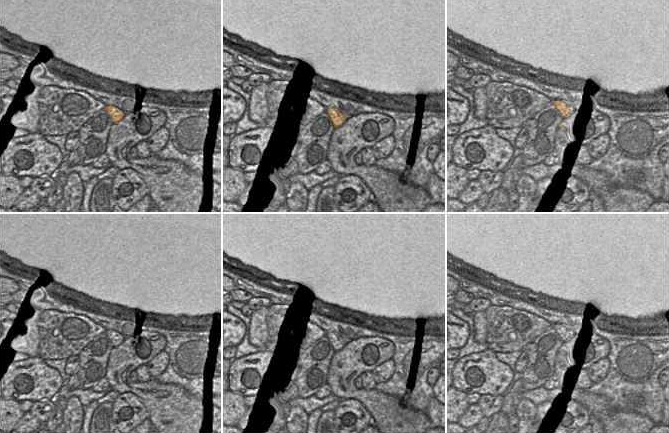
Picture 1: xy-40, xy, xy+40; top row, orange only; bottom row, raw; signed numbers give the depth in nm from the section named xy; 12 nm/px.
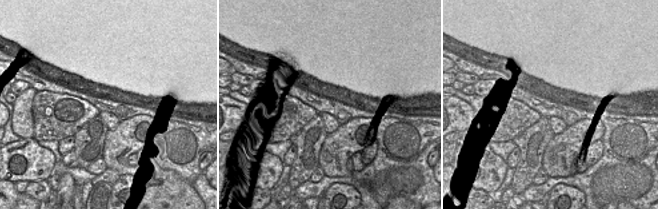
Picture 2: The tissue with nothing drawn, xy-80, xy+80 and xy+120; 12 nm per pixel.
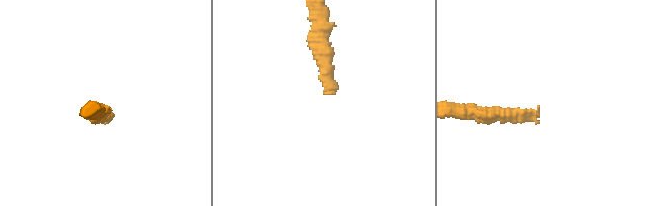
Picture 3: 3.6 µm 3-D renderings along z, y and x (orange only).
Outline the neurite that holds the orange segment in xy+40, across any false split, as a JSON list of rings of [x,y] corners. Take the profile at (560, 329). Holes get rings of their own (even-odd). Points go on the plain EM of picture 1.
[[[554,325],[548,330],[548,332],[557,338],[557,350],[562,350],[570,344],[569,330],[563,325]]]

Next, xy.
[[[328,332],[327,337],[331,341],[334,352],[341,350],[346,345],[346,341],[343,339],[343,337],[335,332]]]

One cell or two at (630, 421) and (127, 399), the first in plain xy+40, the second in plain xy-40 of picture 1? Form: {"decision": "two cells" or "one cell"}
{"decision": "two cells"}

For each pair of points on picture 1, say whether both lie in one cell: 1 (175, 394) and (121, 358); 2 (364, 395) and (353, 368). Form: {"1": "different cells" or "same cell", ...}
{"1": "same cell", "2": "same cell"}

